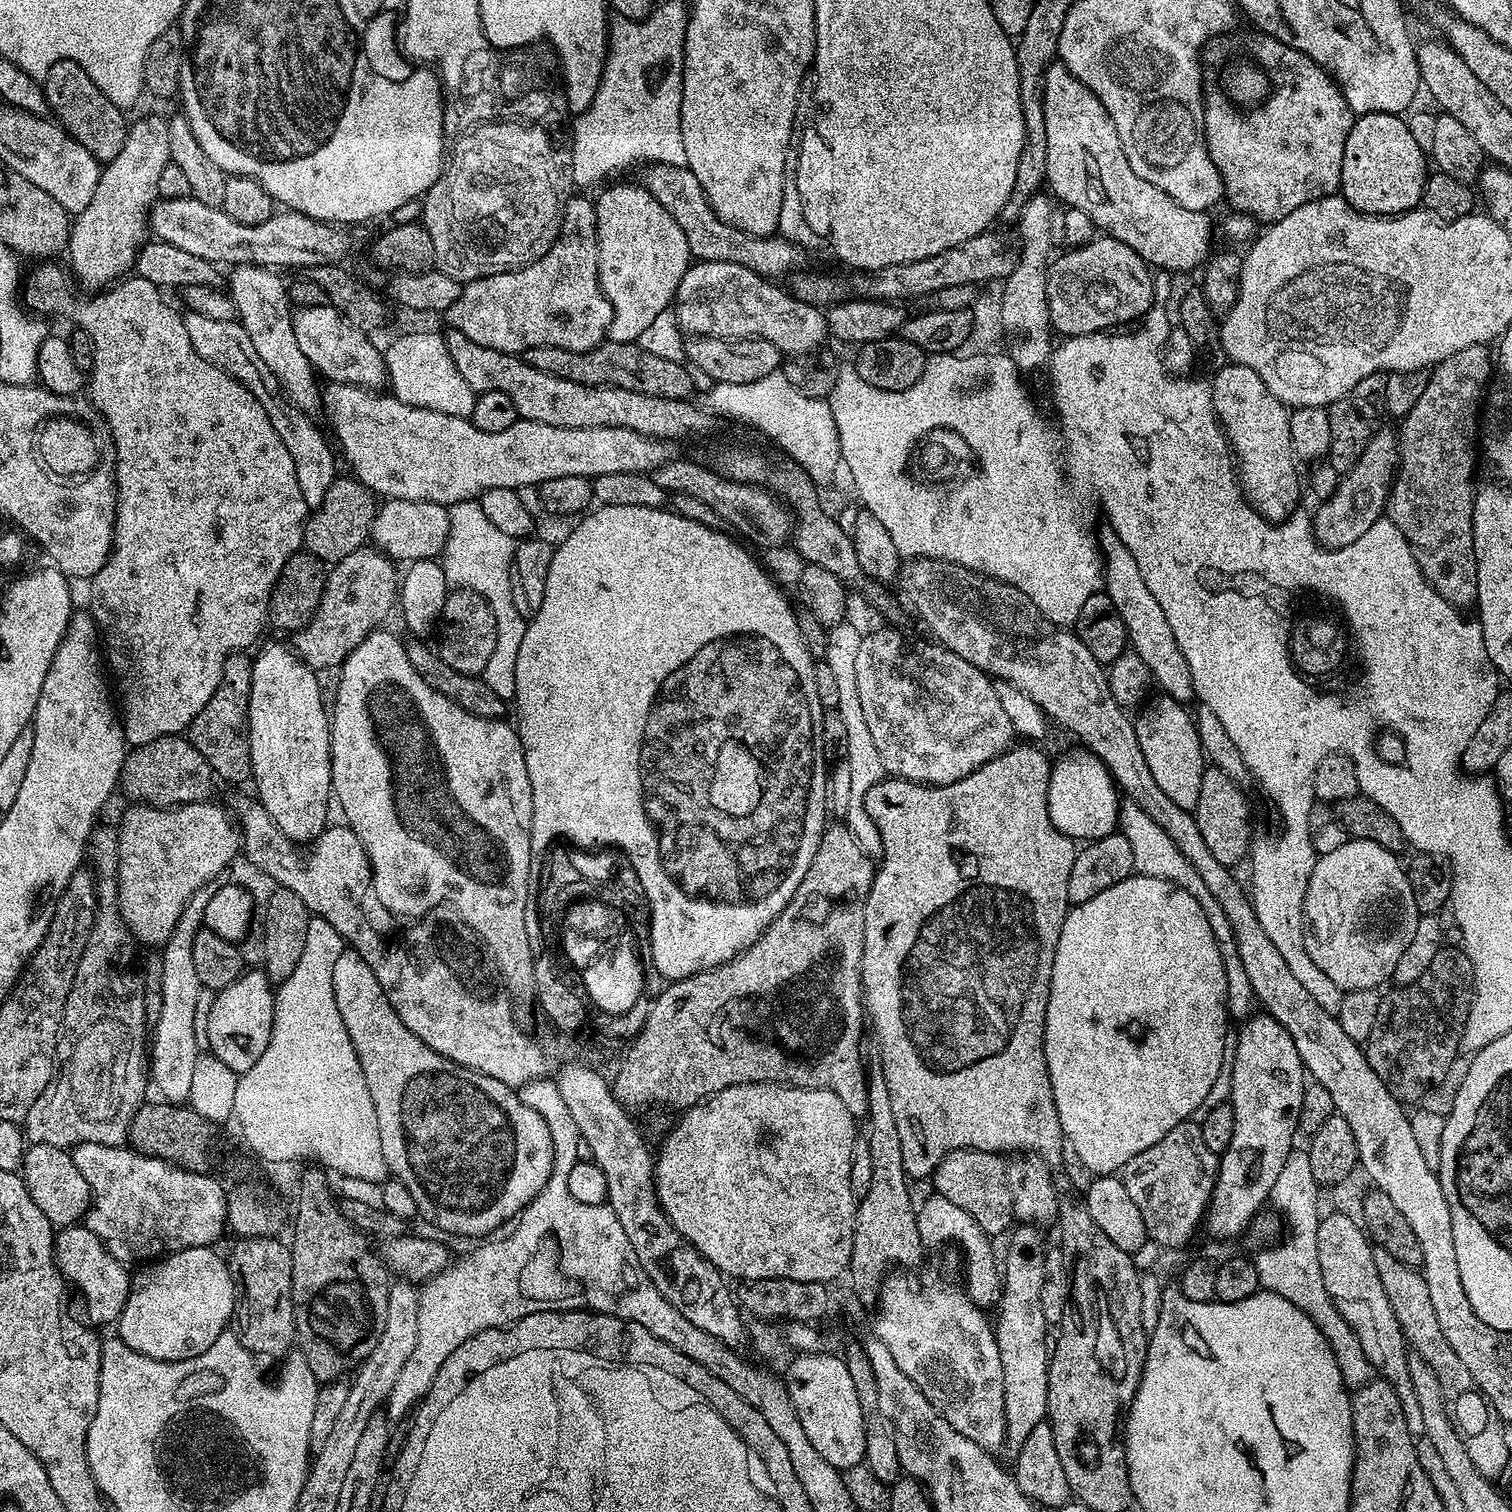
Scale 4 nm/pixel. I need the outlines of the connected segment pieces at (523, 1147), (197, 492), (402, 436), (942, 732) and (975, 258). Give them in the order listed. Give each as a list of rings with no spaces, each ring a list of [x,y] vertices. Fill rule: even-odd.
[[[355,950],[344,951],[338,958],[338,962],[334,962],[333,982],[334,998],[338,1002],[338,1014],[342,1014],[342,1022],[350,1034],[350,1042],[357,1052],[358,1062],[361,1063],[361,1072],[366,1080],[366,1086],[370,1090],[370,1098],[374,1102],[374,1114],[378,1114],[378,1134],[382,1140],[382,1158],[386,1162],[389,1173],[395,1179],[400,1180],[402,1186],[406,1186],[406,1190],[410,1190],[410,1194],[414,1197],[417,1213],[421,1217],[425,1216],[434,1227],[441,1228],[442,1233],[467,1238],[484,1235],[484,1237],[487,1237],[492,1234],[487,1234],[487,1232],[502,1227],[507,1220],[509,1222],[515,1221],[529,1202],[540,1193],[542,1186],[546,1186],[546,1182],[552,1173],[554,1150],[550,1142],[550,1128],[546,1126],[542,1116],[534,1110],[530,1110],[530,1106],[521,1102],[515,1087],[504,1085],[484,1073],[464,1068],[452,1060],[439,1056],[415,1034],[408,1032],[401,1018],[391,1008],[391,1003],[387,1000],[386,994],[383,993],[382,986],[379,985],[378,978],[375,977],[373,970],[370,970],[370,966],[366,966],[364,959]]]
[[[40,262],[35,265],[36,269],[29,274],[28,281],[26,281],[27,276],[23,281],[22,303],[29,313],[39,314],[44,318],[49,318],[48,316],[69,316],[74,322],[73,325],[76,328],[86,330],[86,334],[90,334],[90,338],[94,342],[94,366],[90,373],[90,392],[92,388],[90,402],[96,407],[96,411],[107,420],[108,429],[114,438],[114,446],[116,447],[116,529],[112,535],[112,553],[108,555],[108,561],[104,563],[102,570],[98,570],[98,574],[91,577],[90,580],[90,584],[92,584],[92,605],[90,605],[90,611],[93,620],[96,621],[99,635],[102,637],[103,647],[106,649],[107,667],[110,669],[110,672],[110,667],[112,667],[112,672],[116,675],[116,684],[120,687],[121,694],[124,695],[124,712],[122,708],[124,739],[129,745],[137,746],[154,742],[155,739],[162,738],[166,735],[180,734],[188,729],[194,722],[194,718],[198,718],[202,706],[206,706],[206,702],[210,702],[214,690],[218,690],[218,682],[222,682],[222,666],[226,666],[226,658],[230,653],[247,649],[249,647],[247,644],[253,643],[252,645],[255,645],[261,639],[260,631],[266,628],[268,624],[270,594],[274,590],[278,574],[282,574],[282,566],[286,566],[288,559],[296,552],[301,551],[304,542],[304,522],[310,515],[310,509],[306,501],[302,498],[302,490],[298,486],[298,474],[294,474],[294,458],[290,458],[290,450],[286,450],[286,445],[282,443],[282,438],[278,438],[278,434],[274,431],[274,426],[270,422],[266,410],[262,410],[262,402],[258,402],[258,398],[254,398],[254,394],[250,394],[250,390],[246,390],[246,386],[242,386],[230,374],[226,374],[221,368],[214,366],[206,358],[202,358],[198,354],[198,350],[194,350],[194,346],[190,346],[190,338],[186,334],[183,315],[179,311],[176,313],[164,301],[165,293],[159,287],[148,282],[146,278],[132,274],[103,290],[97,291],[95,294],[88,294],[88,297],[84,297],[80,296],[81,289],[78,287],[77,281],[74,279],[71,271],[63,263],[61,263],[62,265],[56,263],[60,262]]]
[[[329,383],[322,392],[322,412],[328,415],[332,423],[331,435],[334,440],[336,435],[339,455],[343,463],[345,460],[352,467],[351,475],[377,497],[389,500],[434,502],[451,506],[464,500],[475,501],[486,490],[530,488],[550,478],[595,478],[619,472],[651,474],[674,456],[673,445],[669,441],[653,440],[651,436],[643,436],[629,428],[563,428],[518,418],[514,426],[498,430],[498,434],[486,434],[486,430],[478,430],[471,419],[410,406],[391,394],[380,395],[384,394],[371,388],[362,388],[359,384]]]
[[[884,627],[888,628],[882,629],[881,632],[872,632],[869,636],[867,633],[861,639],[858,654],[854,658],[854,682],[858,682],[858,698],[862,701],[862,714],[866,717],[870,738],[874,738],[874,746],[878,746],[878,755],[882,757],[882,766],[889,777],[911,780],[918,784],[930,784],[932,787],[948,785],[955,780],[966,778],[966,774],[978,770],[978,766],[992,761],[994,757],[1000,756],[1001,752],[1013,745],[1015,741],[1013,717],[1002,706],[997,685],[993,683],[988,673],[978,670],[973,664],[966,662],[966,658],[958,658],[958,654],[954,654],[949,648],[945,648],[939,643],[904,644],[903,638],[892,629],[895,627]]]
[[[989,230],[974,238],[966,238],[966,242],[958,242],[958,246],[950,246],[950,250],[942,250],[914,262],[887,264],[876,272],[853,275],[856,276],[852,280],[852,288],[856,291],[853,293],[867,294],[885,302],[910,300],[918,296],[930,298],[938,290],[946,290],[950,286],[981,286],[987,280],[1003,281],[1005,276],[1013,272],[1018,256],[1019,247],[1013,239],[1007,240],[1002,233]]]

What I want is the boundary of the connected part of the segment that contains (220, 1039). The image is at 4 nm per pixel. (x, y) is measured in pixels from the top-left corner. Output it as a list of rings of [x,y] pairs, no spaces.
[[[244,970],[236,981],[216,992],[206,1025],[207,1051],[237,1074],[250,1070],[270,1042],[275,1000],[274,985],[267,974],[262,970]]]

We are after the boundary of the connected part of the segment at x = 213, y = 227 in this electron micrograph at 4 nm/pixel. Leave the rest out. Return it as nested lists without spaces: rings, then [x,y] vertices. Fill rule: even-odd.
[[[191,195],[157,199],[150,213],[150,228],[155,239],[186,250],[197,258],[227,266],[260,264],[273,270],[307,270],[319,264],[343,261],[348,252],[348,236],[344,233],[347,231],[329,221],[315,220],[301,212],[280,210],[266,218],[266,222],[258,222],[258,226],[246,226],[242,222],[234,222],[223,208],[206,206],[206,202],[198,202]]]

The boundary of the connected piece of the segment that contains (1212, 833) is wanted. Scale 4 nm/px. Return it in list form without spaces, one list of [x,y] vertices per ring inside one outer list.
[[[1205,767],[1202,774],[1201,790],[1194,809],[1196,825],[1202,830],[1202,838],[1206,842],[1210,854],[1218,858],[1218,862],[1229,866],[1245,863],[1249,855],[1254,831],[1252,832],[1252,816],[1248,813],[1248,800],[1244,797],[1245,789],[1233,782],[1221,768]]]

